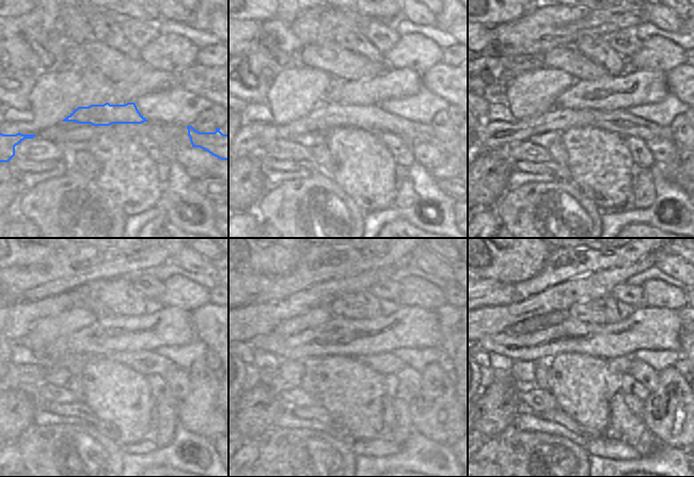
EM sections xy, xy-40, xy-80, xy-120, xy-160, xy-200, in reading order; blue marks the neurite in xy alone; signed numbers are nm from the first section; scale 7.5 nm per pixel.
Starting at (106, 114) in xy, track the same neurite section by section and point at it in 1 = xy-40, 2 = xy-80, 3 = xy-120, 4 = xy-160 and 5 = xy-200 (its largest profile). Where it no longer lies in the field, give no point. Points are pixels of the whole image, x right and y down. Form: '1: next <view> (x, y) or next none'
1: next xy-40 (251, 138)
2: next xy-80 (491, 136)
3: next xy-120 (144, 362)
4: next xy-160 (387, 363)
5: next xy-200 (621, 363)

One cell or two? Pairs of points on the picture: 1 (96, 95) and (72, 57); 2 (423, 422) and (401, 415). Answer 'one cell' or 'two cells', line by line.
1: two cells
2: two cells

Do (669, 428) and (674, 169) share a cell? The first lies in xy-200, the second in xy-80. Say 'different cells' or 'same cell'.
same cell

